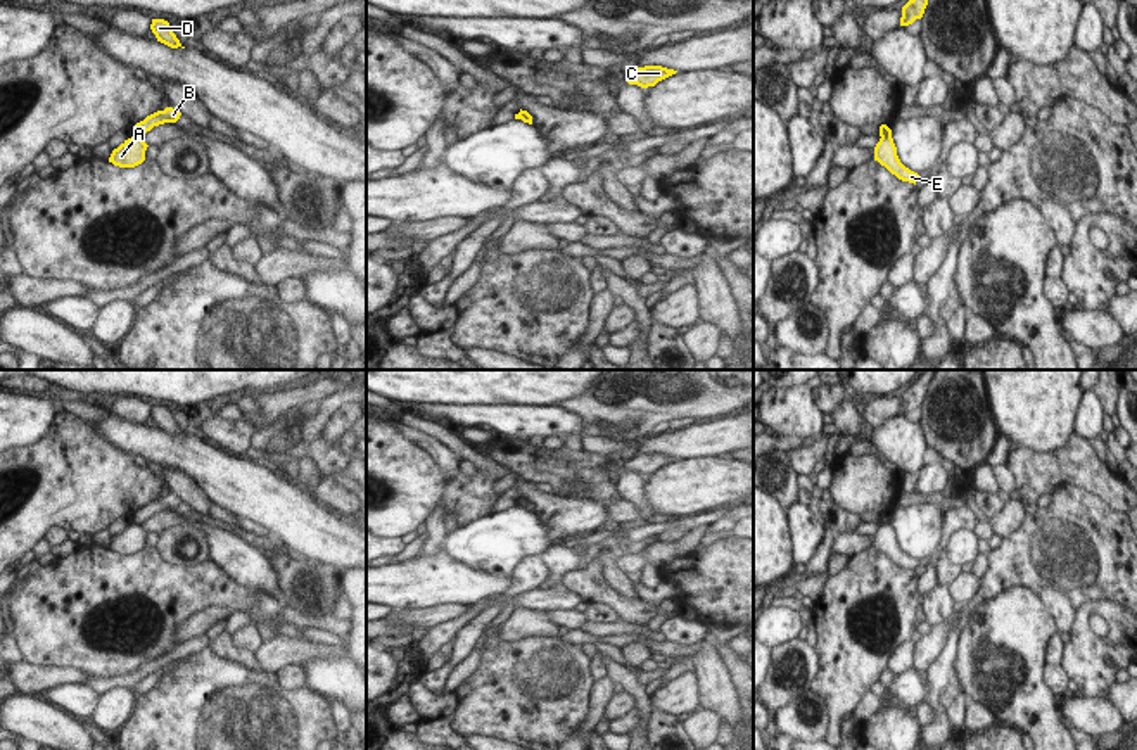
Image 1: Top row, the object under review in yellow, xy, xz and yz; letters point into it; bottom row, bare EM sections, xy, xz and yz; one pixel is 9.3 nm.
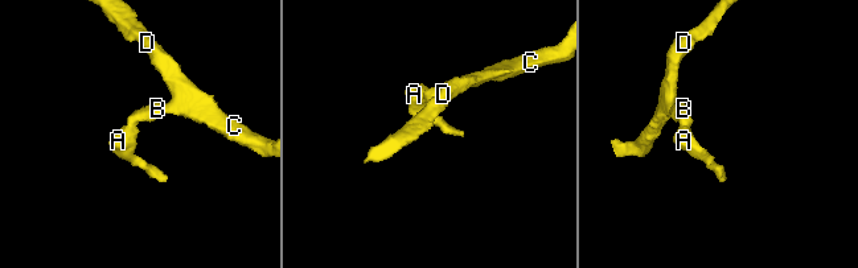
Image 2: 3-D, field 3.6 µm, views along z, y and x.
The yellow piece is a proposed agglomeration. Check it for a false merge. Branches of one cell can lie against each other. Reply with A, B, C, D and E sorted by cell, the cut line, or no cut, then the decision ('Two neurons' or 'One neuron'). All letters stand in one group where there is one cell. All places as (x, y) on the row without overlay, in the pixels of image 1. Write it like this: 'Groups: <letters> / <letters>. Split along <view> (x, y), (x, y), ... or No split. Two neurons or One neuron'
Groups: A E / B C D. Split along xy (135, 522), (140, 526). Two neurons

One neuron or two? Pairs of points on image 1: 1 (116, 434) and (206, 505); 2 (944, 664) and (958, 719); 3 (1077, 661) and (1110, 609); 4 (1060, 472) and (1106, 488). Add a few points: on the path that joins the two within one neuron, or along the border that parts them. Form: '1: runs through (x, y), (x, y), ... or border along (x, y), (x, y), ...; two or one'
1: border along (163, 467), (185, 472), (199, 488); two
2: border along (947, 709), (947, 718), (954, 726); two
3: runs through (1082, 643), (1082, 617), (1092, 609); one
4: runs through (1072, 472), (1089, 472), (1094, 476); one

